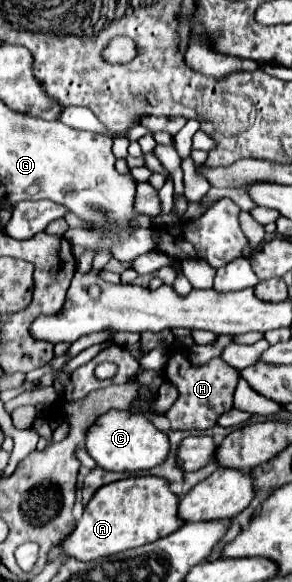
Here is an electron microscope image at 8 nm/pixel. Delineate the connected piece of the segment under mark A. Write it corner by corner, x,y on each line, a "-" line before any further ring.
131,475
121,481
103,485
87,503
77,527
67,539
59,543
67,557
79,561
93,561
99,557
115,555
125,549
153,543
177,531
183,521
177,517
179,499
169,491
167,481
155,475

